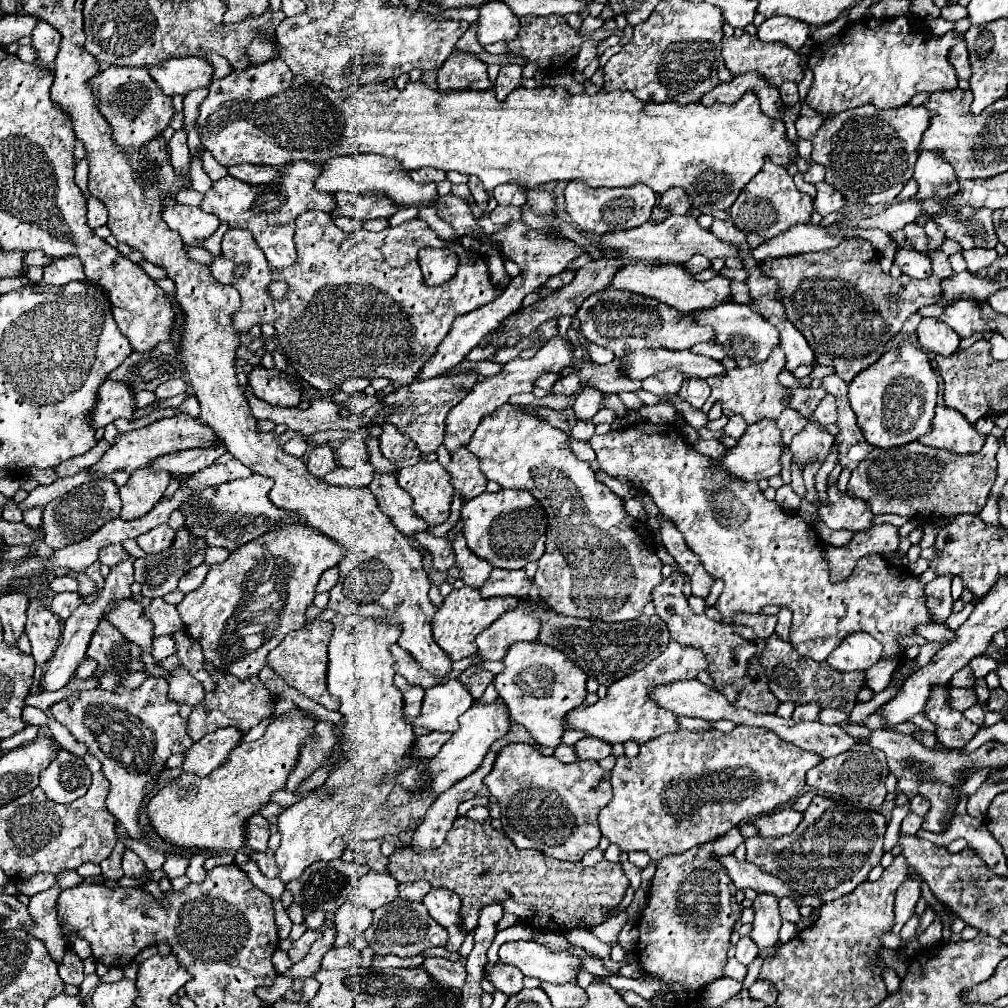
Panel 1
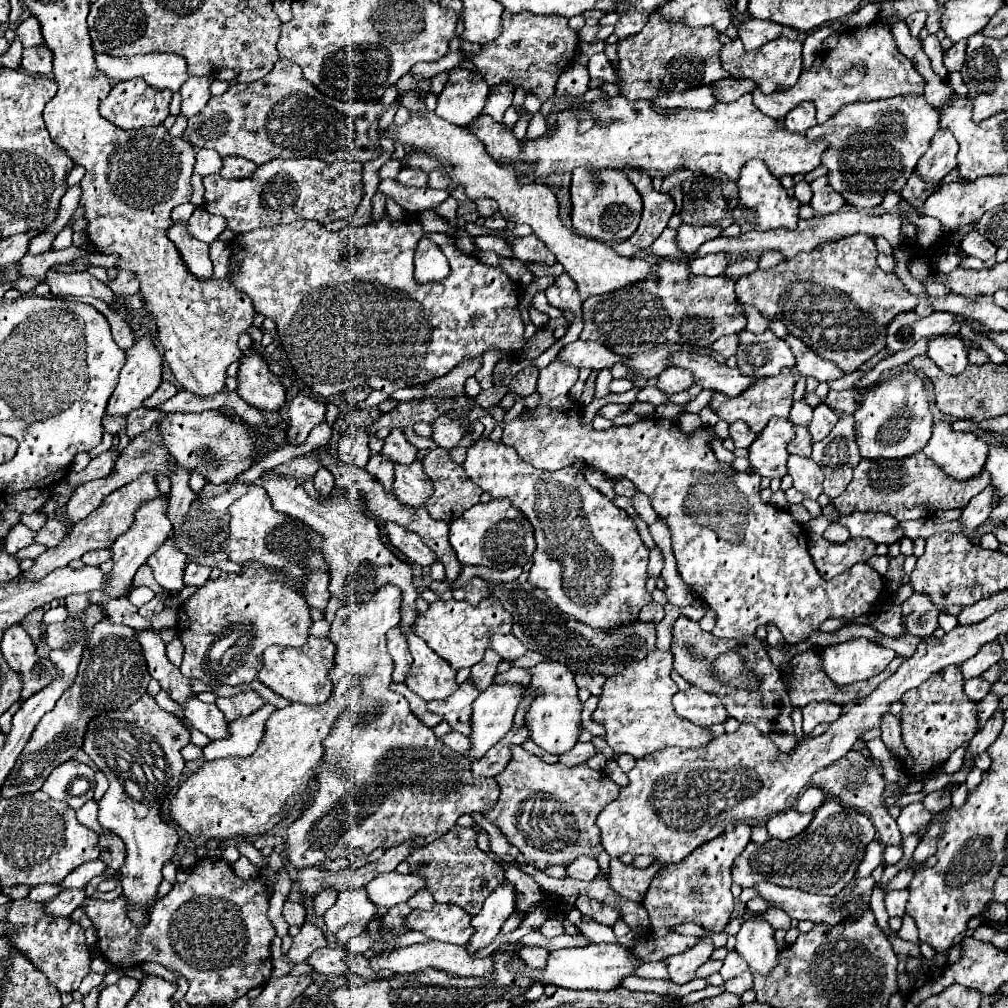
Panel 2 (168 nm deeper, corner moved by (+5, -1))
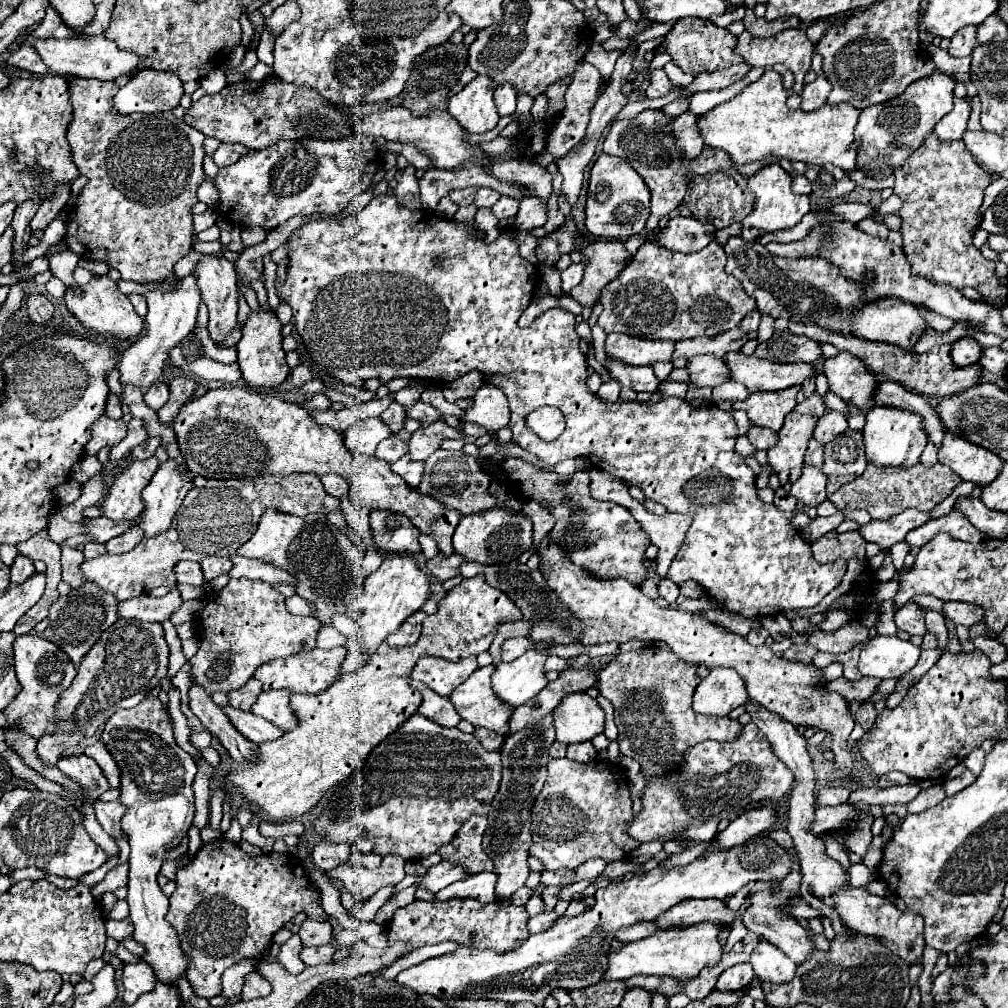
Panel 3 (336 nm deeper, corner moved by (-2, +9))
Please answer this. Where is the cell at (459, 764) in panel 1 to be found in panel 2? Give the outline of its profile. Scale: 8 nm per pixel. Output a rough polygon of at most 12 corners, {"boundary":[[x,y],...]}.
{"boundary":[[491,685],[473,701],[471,749],[479,761],[511,725],[521,685]]}

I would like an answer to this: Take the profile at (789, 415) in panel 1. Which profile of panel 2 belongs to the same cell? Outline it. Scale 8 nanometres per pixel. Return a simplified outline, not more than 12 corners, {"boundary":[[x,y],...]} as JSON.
{"boundary":[[793,425],[795,439],[787,445],[793,455],[811,455],[807,425]]}

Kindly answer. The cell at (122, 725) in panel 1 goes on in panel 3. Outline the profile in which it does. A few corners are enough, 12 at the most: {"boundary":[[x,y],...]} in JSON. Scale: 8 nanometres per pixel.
{"boundary":[[160,699],[116,711],[132,849],[126,901],[158,981],[190,961],[156,877],[195,812],[198,769]]}

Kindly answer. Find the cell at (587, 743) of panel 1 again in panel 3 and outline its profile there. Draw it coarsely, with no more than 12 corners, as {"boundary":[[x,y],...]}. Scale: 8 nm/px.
{"boundary":[[590,741],[568,745],[566,757],[590,763],[596,749]]}

